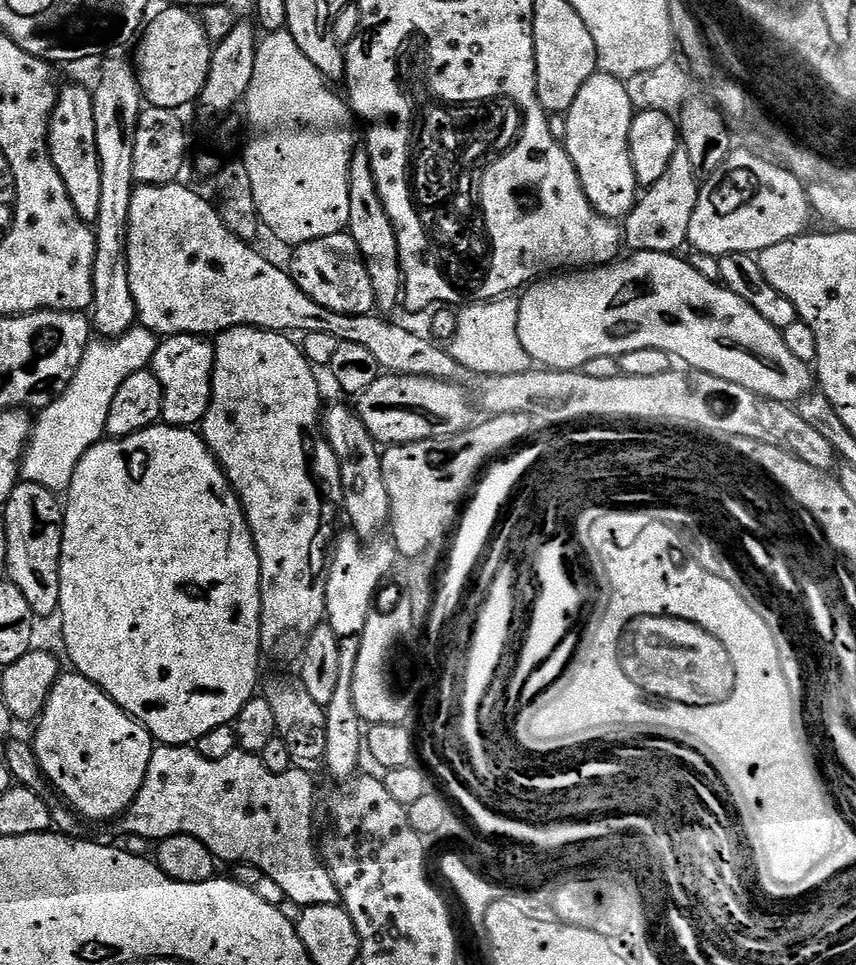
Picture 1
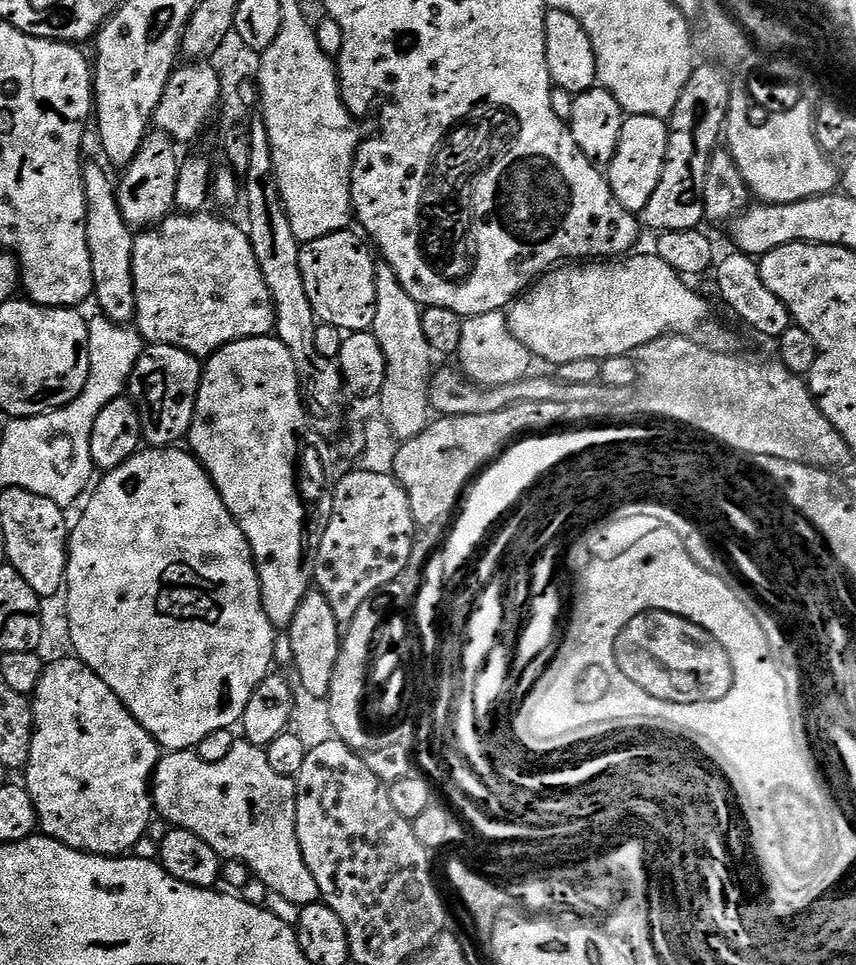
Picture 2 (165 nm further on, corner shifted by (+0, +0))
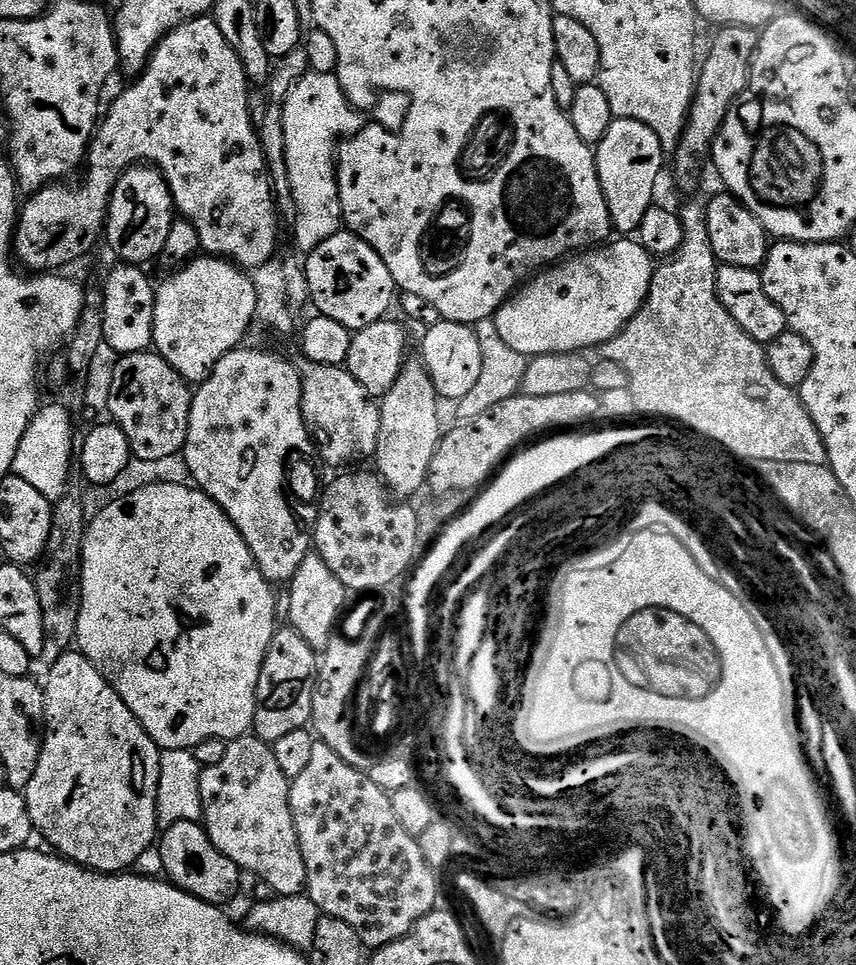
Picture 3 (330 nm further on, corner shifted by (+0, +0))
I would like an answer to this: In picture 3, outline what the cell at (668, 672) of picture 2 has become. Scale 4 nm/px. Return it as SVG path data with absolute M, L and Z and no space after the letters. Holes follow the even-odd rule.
M644 612L644 616L636 616L636 620L632 620L632 624L628 624L628 632L624 632L624 636L620 636L620 656L616 665L618 670L622 670L628 675L628 681L636 680L636 686L642 690L654 690L654 694L662 694L666 698L707 700L708 695L716 689L716 683L720 681L721 662L712 643L704 636L700 636L700 632L696 632L696 628L692 628L692 624L684 624L684 620L680 620L680 616L668 616L668 612Z

